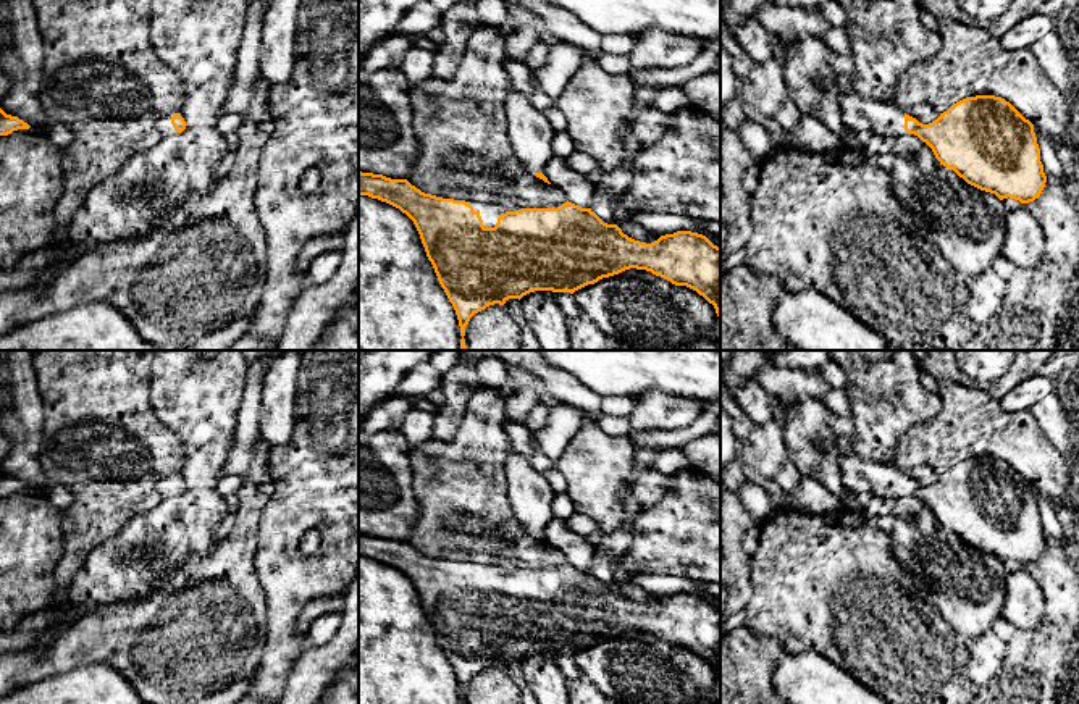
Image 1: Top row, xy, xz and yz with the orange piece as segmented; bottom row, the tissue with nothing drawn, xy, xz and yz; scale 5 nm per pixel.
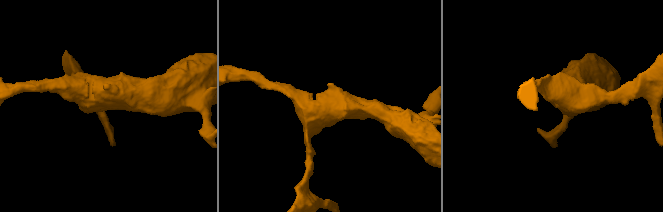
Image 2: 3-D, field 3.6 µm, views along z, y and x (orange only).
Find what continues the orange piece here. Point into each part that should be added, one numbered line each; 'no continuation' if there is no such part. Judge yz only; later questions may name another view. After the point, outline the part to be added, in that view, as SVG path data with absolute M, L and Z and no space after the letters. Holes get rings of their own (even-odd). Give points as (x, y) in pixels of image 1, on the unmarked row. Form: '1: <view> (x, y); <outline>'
1: yz (858, 475); M840 452L840 481L853 494L869 492L884 499L903 499L905 475L893 465L871 462L859 455Z

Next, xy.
1: xy (163, 486); M163 478L157 483L157 491L162 496L162 499L170 499L170 497L178 497L179 494L174 492L173 486L171 486L171 480L170 478Z

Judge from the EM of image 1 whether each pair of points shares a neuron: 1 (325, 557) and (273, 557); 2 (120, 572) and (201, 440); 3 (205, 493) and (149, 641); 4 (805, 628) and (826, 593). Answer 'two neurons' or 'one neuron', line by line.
1: one neuron
2: one neuron
3: two neurons
4: one neuron

